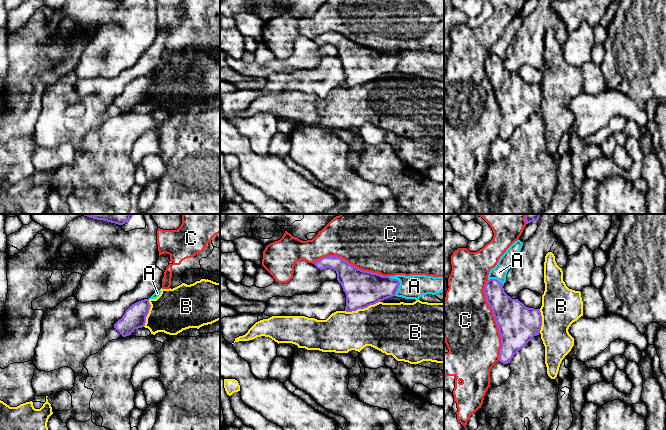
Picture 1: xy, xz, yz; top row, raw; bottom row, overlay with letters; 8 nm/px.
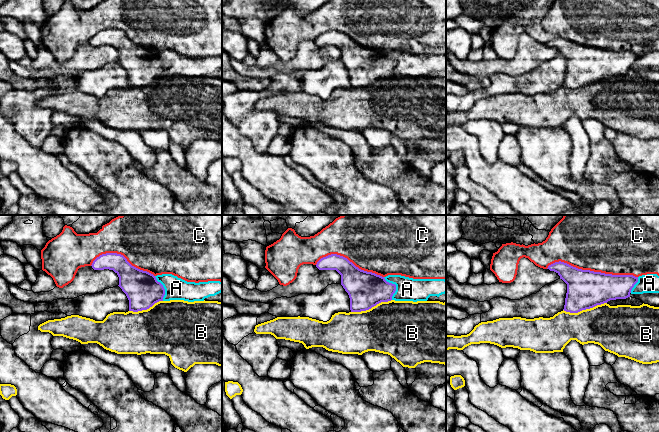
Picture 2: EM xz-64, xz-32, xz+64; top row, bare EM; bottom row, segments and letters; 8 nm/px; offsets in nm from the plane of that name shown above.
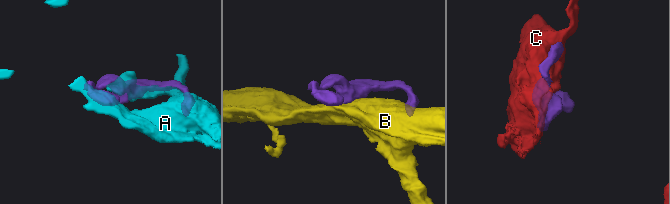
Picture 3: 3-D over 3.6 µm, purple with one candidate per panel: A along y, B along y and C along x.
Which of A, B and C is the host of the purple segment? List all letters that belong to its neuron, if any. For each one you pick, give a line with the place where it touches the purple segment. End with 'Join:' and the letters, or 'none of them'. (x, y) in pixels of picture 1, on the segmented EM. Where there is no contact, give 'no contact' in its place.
B: xz (362, 308)
Join: B

